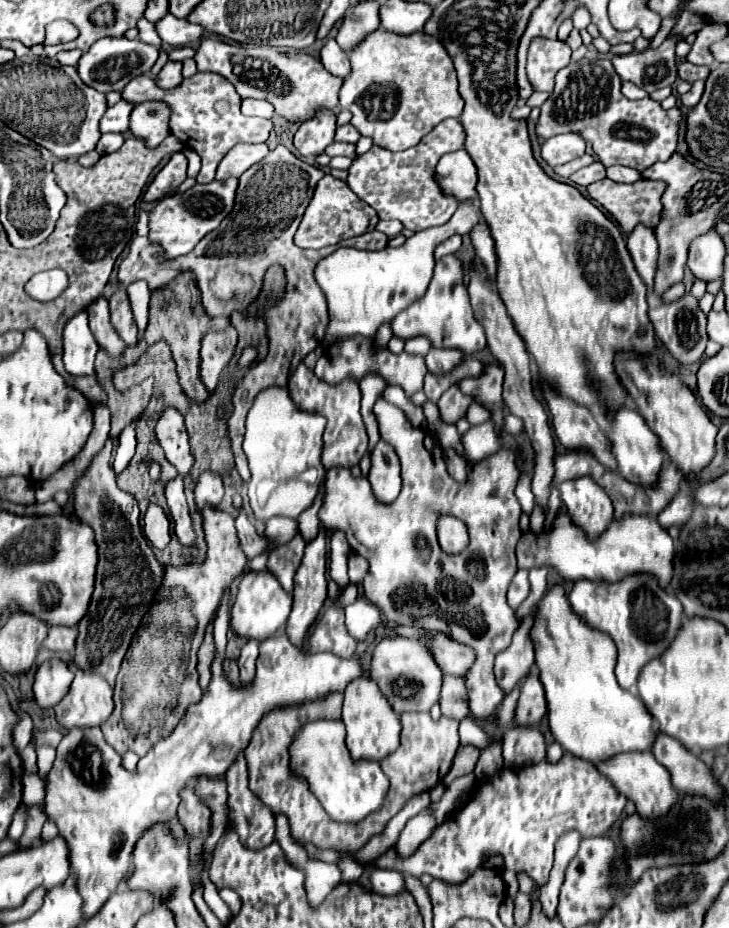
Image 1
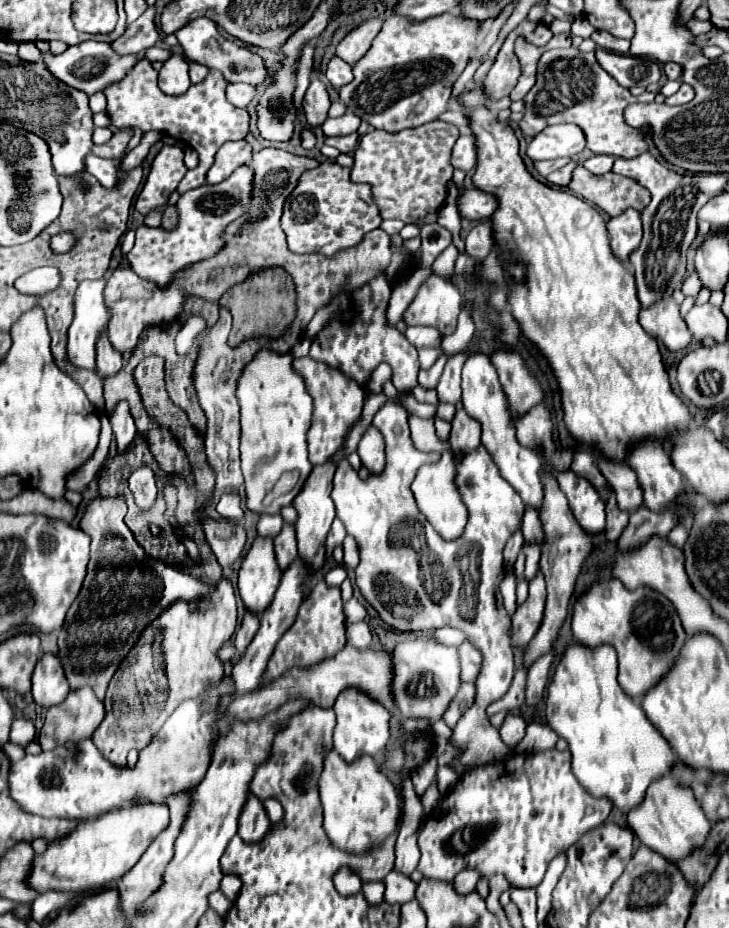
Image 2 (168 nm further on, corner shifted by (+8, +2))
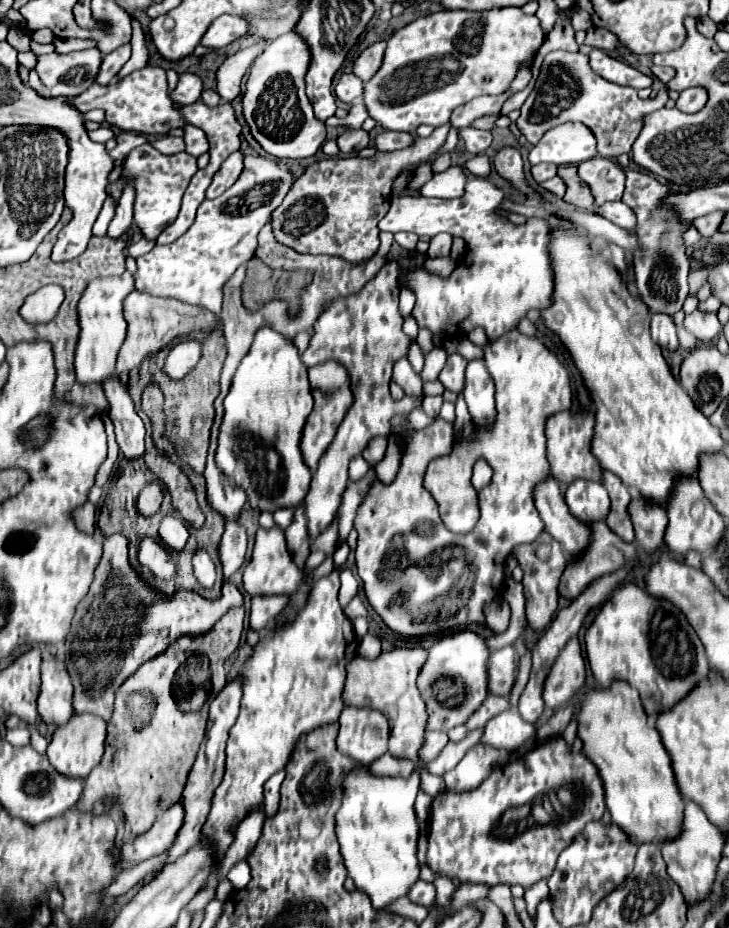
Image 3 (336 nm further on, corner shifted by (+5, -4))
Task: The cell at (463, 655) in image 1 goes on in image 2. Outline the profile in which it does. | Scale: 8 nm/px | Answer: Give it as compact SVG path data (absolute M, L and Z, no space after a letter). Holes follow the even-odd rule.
M469 641L459 645L459 655L461 655L461 679L475 683L477 673L481 671L481 651L473 647Z

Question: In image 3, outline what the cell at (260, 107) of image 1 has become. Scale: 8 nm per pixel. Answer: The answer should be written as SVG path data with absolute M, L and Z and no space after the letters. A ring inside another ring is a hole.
M256 43L254 47L248 47L244 51L238 51L236 55L228 57L218 73L216 73L216 79L218 79L218 93L224 101L232 103L238 95L240 95L240 83L242 83L242 75L246 73L246 69L250 67L250 63L260 55L262 51L262 45Z

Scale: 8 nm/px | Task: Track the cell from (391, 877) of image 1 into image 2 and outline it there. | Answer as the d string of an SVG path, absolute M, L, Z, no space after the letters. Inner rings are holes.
M391 871L385 879L385 901L387 903L407 903L411 899L415 899L415 889L417 889L417 883L399 873L399 871Z

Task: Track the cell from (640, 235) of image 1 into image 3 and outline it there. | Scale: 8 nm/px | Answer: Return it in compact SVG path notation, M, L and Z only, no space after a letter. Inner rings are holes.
M616 201L616 203L606 203L604 207L596 209L596 213L600 213L602 217L606 217L608 221L612 221L614 225L626 229L626 231L634 231L636 229L636 215L634 211L622 203L622 201Z

